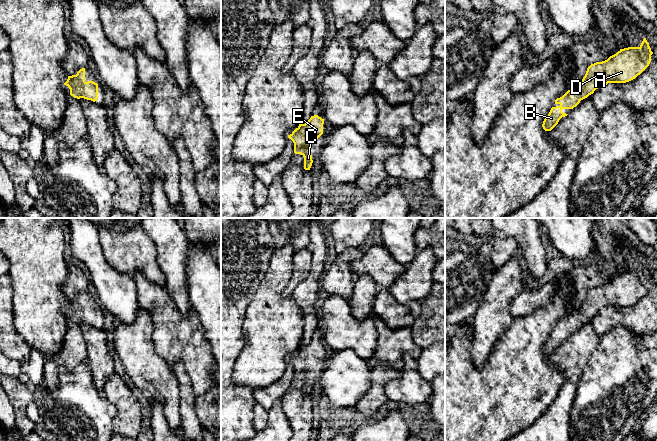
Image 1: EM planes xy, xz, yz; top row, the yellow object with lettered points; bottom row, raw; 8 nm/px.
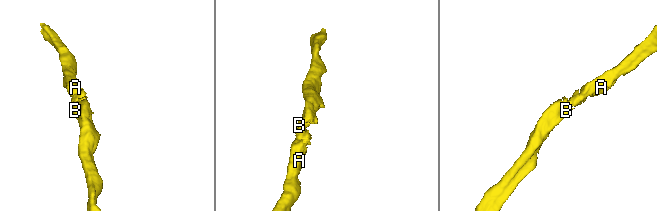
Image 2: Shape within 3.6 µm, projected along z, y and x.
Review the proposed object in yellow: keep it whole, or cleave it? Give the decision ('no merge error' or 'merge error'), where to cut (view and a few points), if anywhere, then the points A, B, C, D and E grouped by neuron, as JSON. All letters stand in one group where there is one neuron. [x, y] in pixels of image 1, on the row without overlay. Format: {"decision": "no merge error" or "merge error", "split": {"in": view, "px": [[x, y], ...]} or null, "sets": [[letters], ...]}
{"decision": "no merge error", "split": null, "sets": [["A", "B", "C", "D", "E"]]}

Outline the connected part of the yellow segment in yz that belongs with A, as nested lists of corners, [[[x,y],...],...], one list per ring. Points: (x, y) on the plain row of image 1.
[[[644,262],[639,271],[620,273],[607,284],[591,288],[581,307],[555,324],[557,330],[552,331],[544,343],[543,353],[551,355],[562,341],[568,339],[562,336],[563,333],[573,333],[596,313],[608,307],[626,307],[635,303],[649,290],[652,278],[649,267]]]

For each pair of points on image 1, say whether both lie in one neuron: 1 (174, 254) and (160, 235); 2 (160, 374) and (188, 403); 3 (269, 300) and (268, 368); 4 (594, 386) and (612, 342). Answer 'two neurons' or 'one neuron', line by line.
1: one neuron
2: two neurons
3: one neuron
4: one neuron

